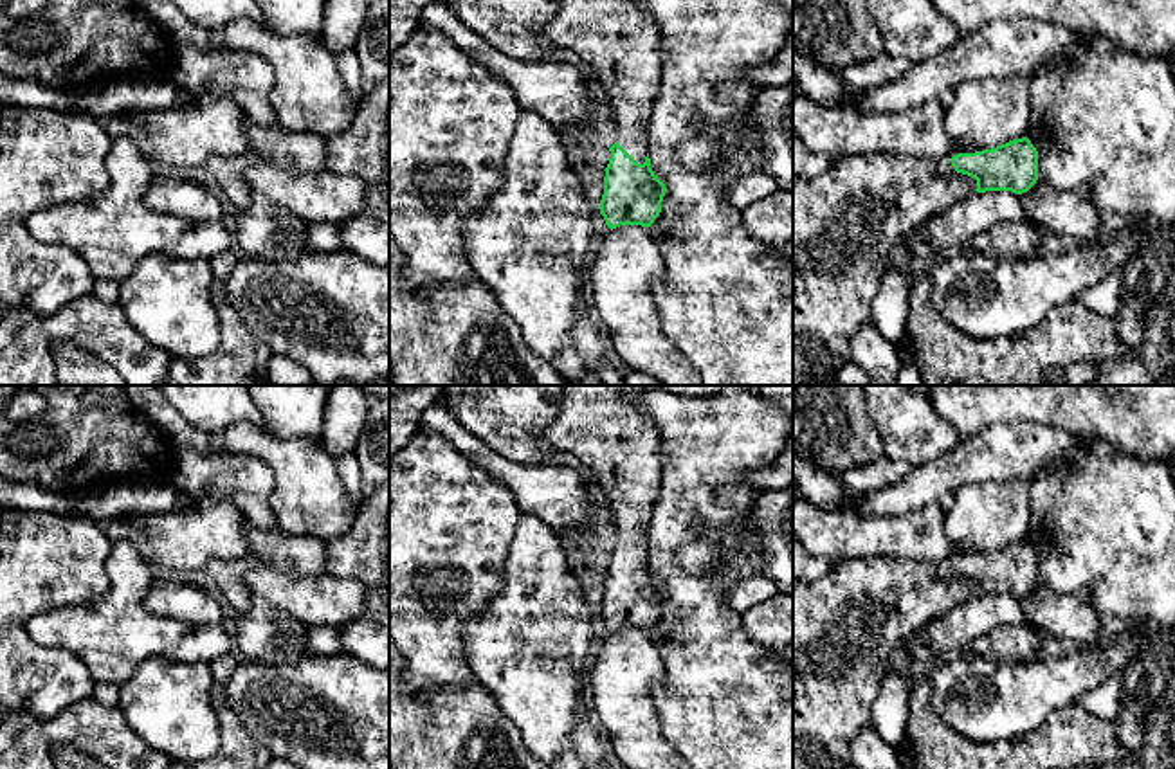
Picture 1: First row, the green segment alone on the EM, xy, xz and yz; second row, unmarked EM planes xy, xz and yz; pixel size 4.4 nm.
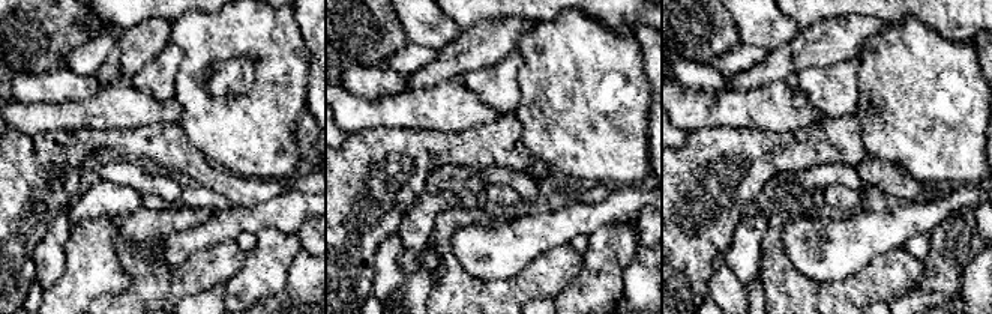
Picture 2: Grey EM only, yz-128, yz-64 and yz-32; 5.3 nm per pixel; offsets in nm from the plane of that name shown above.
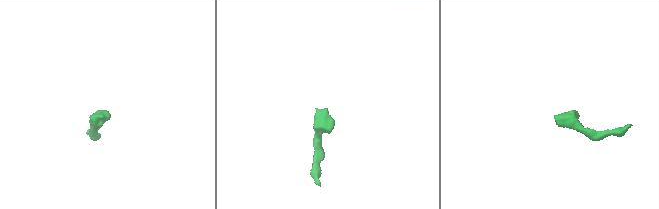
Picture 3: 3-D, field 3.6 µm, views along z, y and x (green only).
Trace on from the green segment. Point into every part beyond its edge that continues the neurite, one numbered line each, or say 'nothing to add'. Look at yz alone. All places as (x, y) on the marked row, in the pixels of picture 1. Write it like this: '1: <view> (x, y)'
1: yz (847, 224)

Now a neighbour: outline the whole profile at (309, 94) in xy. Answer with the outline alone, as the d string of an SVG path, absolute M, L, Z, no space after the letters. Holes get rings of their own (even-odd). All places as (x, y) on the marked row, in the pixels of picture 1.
M240 18L216 32L220 47L265 58L274 68L269 101L285 131L328 139L350 126L359 101L346 90L335 54L321 36L287 38L270 27Z

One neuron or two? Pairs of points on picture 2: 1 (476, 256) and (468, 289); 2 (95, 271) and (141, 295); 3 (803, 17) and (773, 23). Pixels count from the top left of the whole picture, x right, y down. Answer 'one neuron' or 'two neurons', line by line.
1: two neurons
2: two neurons
3: two neurons

